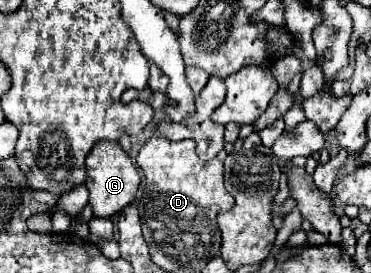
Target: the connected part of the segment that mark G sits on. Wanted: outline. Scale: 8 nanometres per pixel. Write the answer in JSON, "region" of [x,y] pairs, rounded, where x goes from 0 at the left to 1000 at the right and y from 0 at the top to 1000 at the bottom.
{"region":[[[283,513],[267,520],[267,535],[251,535],[251,549],[240,557],[229,601],[235,601],[229,681],[240,696],[240,755],[256,799],[305,799],[364,733],[380,645],[353,571],[332,557],[321,520],[283,520]]]}

